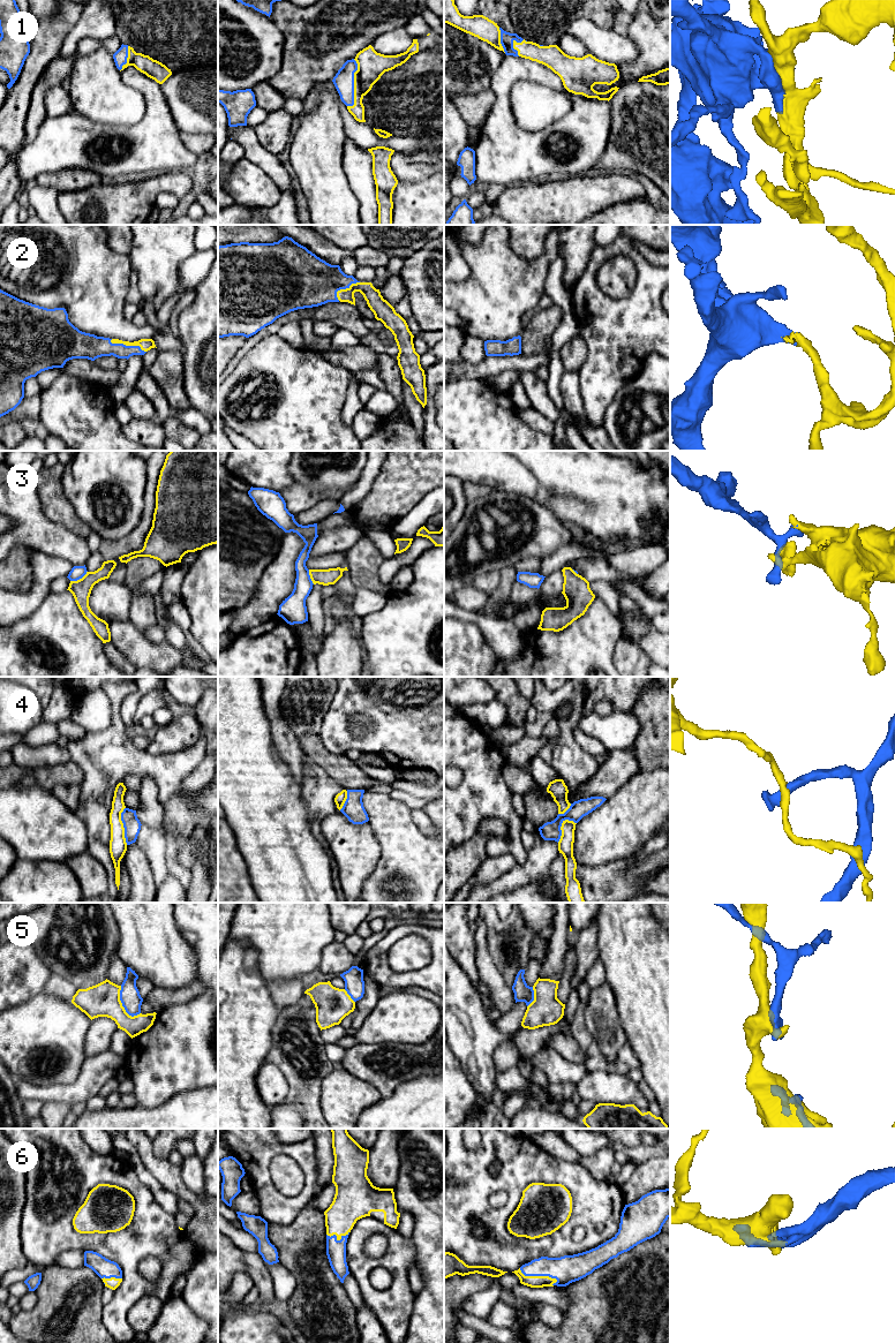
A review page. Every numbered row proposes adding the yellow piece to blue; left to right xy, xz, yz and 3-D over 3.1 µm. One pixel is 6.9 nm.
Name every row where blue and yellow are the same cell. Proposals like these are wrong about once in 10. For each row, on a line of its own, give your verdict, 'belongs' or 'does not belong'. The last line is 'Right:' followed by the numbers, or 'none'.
1: belongs
2: belongs
3: does not belong
4: does not belong
5: belongs
6: belongs
Right: 1, 2, 5, 6

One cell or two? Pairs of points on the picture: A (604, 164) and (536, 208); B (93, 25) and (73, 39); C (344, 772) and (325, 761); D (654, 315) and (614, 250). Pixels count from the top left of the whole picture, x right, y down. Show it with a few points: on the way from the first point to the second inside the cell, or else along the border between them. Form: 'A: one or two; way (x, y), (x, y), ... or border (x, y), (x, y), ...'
A: two; border (606, 172), (629, 172), (632, 174)
B: one; way (89, 25), (77, 35)
C: one; way (339, 768), (330, 762)
D: one; way (648, 295), (648, 276), (633, 256)

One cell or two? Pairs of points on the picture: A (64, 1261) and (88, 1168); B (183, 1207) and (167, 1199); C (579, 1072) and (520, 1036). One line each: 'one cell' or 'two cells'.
A: two cells
B: two cells
C: one cell

